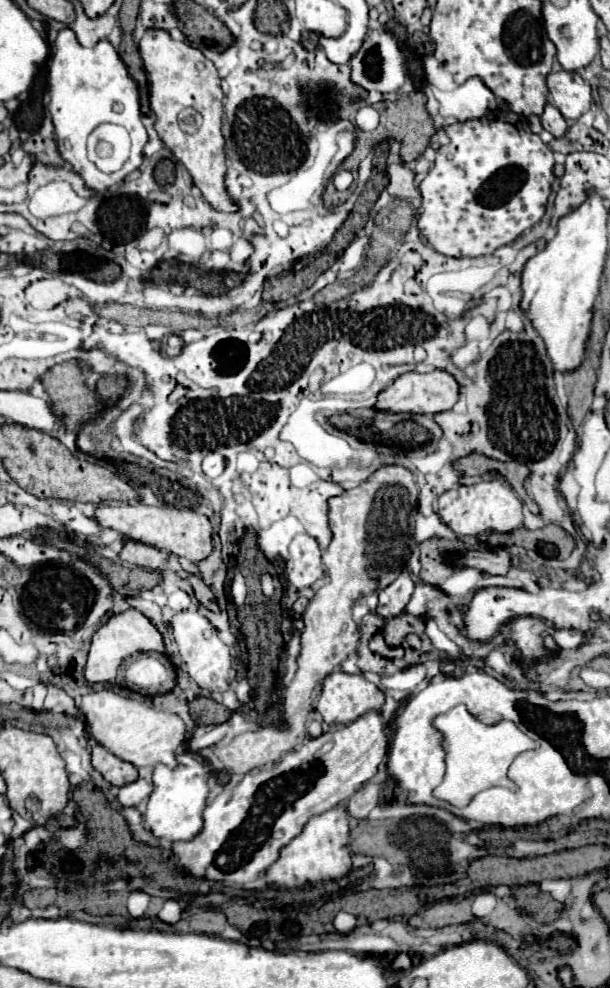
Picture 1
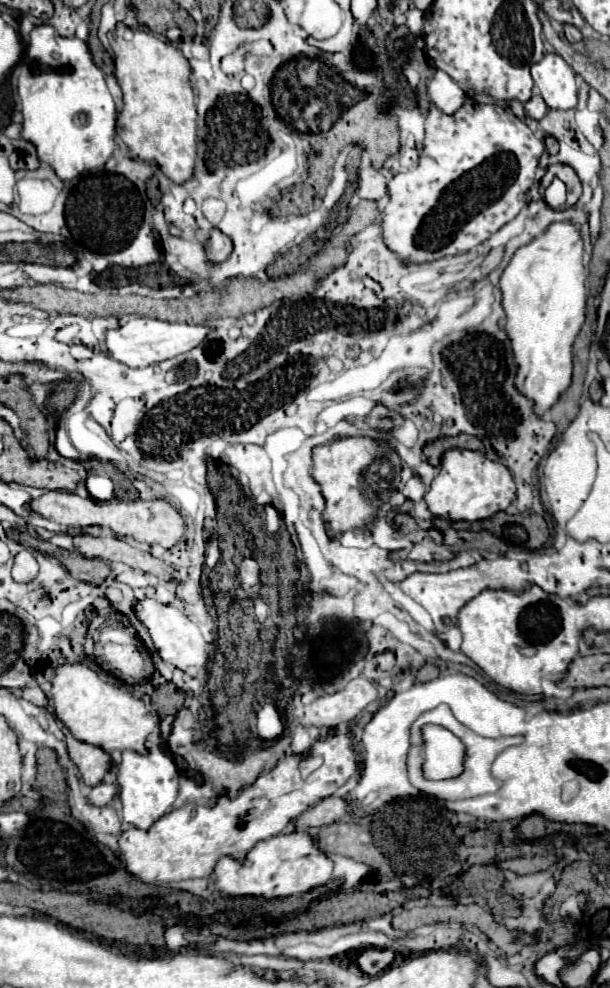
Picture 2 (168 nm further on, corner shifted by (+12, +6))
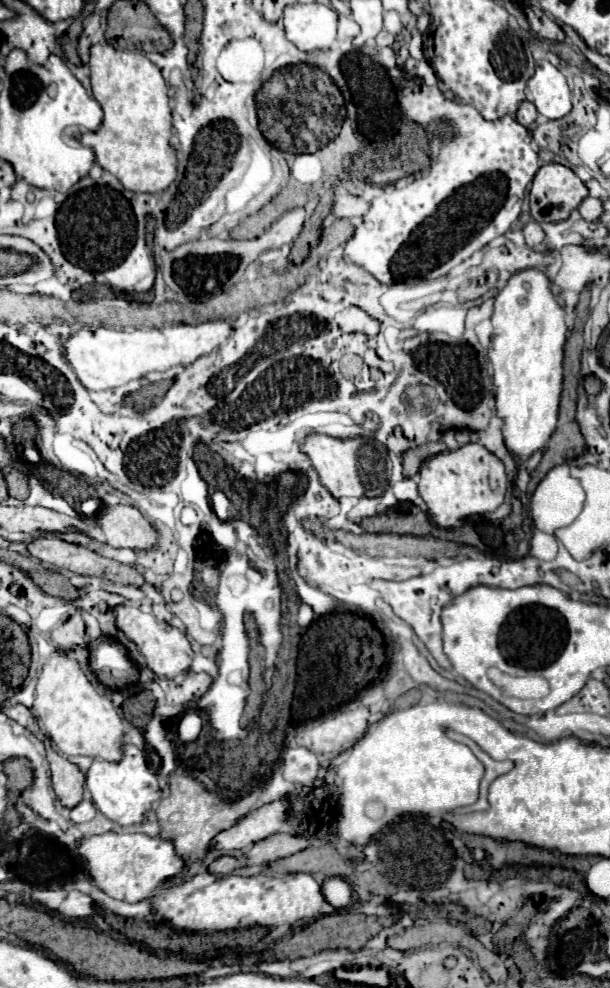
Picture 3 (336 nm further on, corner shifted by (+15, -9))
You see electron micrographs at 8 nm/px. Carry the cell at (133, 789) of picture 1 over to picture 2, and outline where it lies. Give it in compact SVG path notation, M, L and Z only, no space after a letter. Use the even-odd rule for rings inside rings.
M99 783L97 787L91 789L89 803L97 807L105 807L113 801L113 797L117 797L117 793L119 793L119 787L115 783Z

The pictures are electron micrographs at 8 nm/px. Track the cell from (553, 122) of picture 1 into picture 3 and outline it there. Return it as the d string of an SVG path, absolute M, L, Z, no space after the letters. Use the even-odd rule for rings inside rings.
M530 100L520 102L520 106L518 106L518 110L516 110L516 120L520 120L520 124L524 124L524 126L534 126L536 116L538 116L536 106L534 106Z

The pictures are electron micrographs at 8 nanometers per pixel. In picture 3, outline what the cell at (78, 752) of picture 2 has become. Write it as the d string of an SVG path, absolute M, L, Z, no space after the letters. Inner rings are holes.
M46 746L50 774L52 774L52 788L62 806L74 808L82 800L84 792L84 772L78 770L76 764L68 762L60 754L56 754L50 746Z

